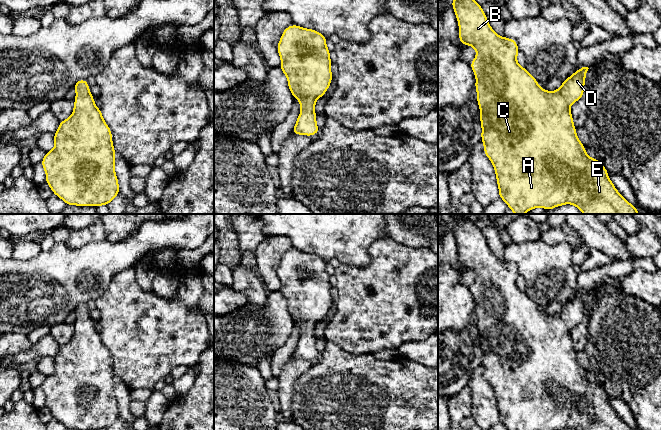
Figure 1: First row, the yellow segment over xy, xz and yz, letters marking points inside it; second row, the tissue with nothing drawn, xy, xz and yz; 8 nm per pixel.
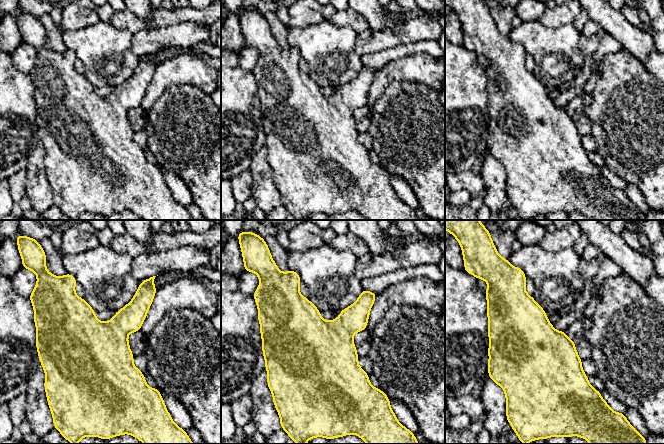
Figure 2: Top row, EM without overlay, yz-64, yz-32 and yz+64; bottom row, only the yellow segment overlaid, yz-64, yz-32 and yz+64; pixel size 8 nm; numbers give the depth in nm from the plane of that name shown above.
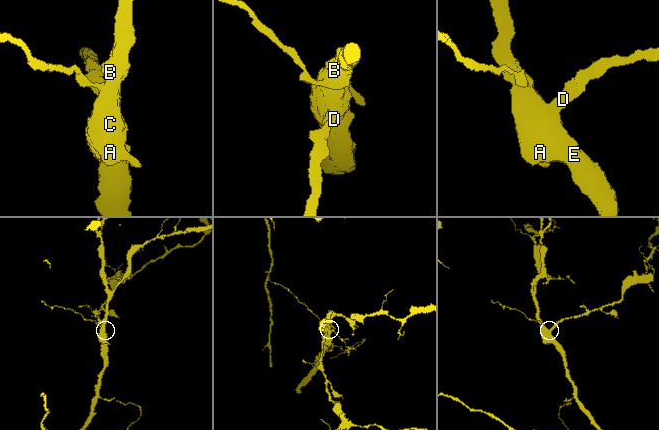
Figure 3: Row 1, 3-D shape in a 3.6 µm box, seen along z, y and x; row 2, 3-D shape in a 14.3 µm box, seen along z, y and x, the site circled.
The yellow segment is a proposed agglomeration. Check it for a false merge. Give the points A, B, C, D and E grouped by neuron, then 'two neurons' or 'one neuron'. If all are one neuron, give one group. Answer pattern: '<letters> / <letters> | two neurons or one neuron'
A B C D E | one neuron

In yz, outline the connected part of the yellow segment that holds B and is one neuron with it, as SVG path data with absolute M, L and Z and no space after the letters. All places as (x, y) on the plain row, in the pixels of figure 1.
M458 214L451 230L455 235L459 250L459 264L460 268L472 270L477 279L470 287L473 294L476 307L475 313L477 315L477 326L480 332L481 344L481 363L484 368L484 377L493 388L497 409L499 412L499 422L504 424L508 430L562 430L564 428L572 428L574 430L633 430L629 427L615 412L614 408L608 401L608 395L598 383L590 382L585 374L585 370L581 367L576 359L576 351L573 348L573 341L570 334L570 329L583 322L585 301L588 291L582 291L576 294L573 299L569 300L560 310L558 314L549 316L542 313L538 305L526 294L517 287L517 278L520 275L514 263L508 263L505 260L500 261L490 250L487 241L477 225L466 219L463 214Z

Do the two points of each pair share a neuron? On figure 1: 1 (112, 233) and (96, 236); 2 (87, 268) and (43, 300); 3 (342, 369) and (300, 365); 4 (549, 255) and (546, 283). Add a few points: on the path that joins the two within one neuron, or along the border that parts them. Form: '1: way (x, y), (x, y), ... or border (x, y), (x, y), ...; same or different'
1: border (103, 224), (107, 238); different
2: way (76, 276), (63, 287), (56, 287), (54, 289); same
3: border (312, 365), (295, 382); different
4: way (549, 262), (549, 276); same

